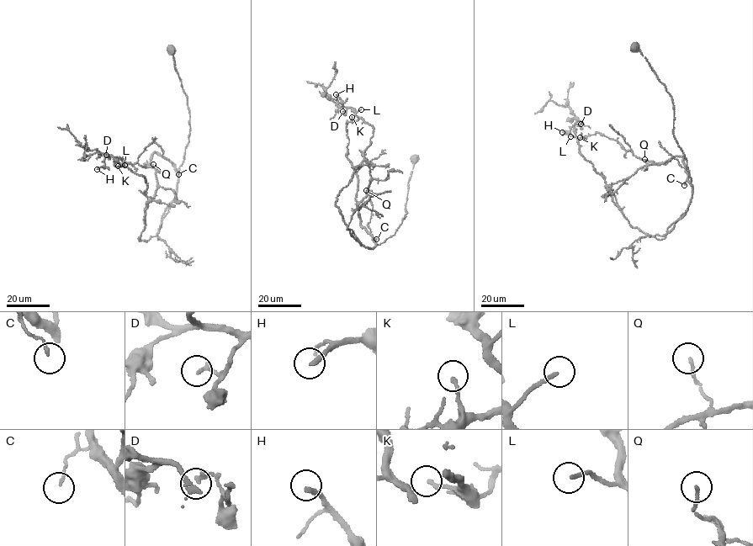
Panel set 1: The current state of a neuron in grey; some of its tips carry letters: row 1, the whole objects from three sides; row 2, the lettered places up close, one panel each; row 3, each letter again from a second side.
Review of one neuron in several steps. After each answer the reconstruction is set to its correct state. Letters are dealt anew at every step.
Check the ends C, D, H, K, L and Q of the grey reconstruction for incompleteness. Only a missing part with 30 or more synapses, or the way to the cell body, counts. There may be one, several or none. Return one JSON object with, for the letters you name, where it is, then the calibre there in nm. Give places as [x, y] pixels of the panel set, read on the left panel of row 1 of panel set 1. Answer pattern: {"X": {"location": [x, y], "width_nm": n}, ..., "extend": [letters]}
{"H": {"location": [97, 169], "width_nm": 240}, "L": {"location": [124, 165], "width_nm": 170}, "extend": ["H", "L"]}

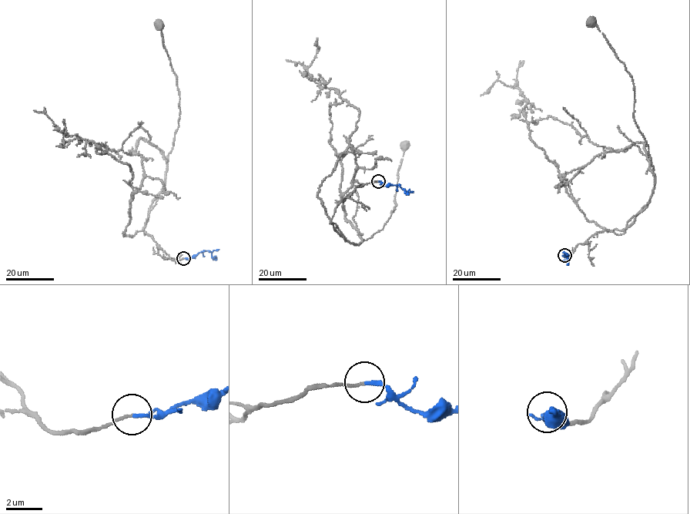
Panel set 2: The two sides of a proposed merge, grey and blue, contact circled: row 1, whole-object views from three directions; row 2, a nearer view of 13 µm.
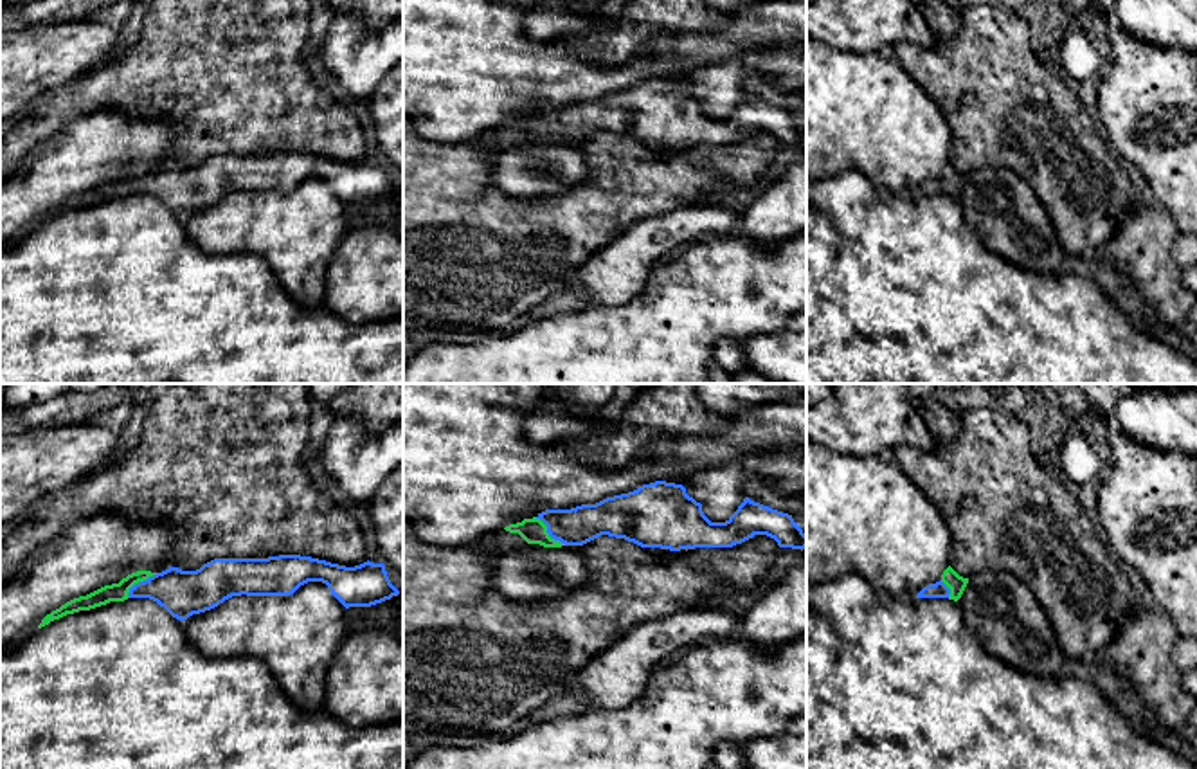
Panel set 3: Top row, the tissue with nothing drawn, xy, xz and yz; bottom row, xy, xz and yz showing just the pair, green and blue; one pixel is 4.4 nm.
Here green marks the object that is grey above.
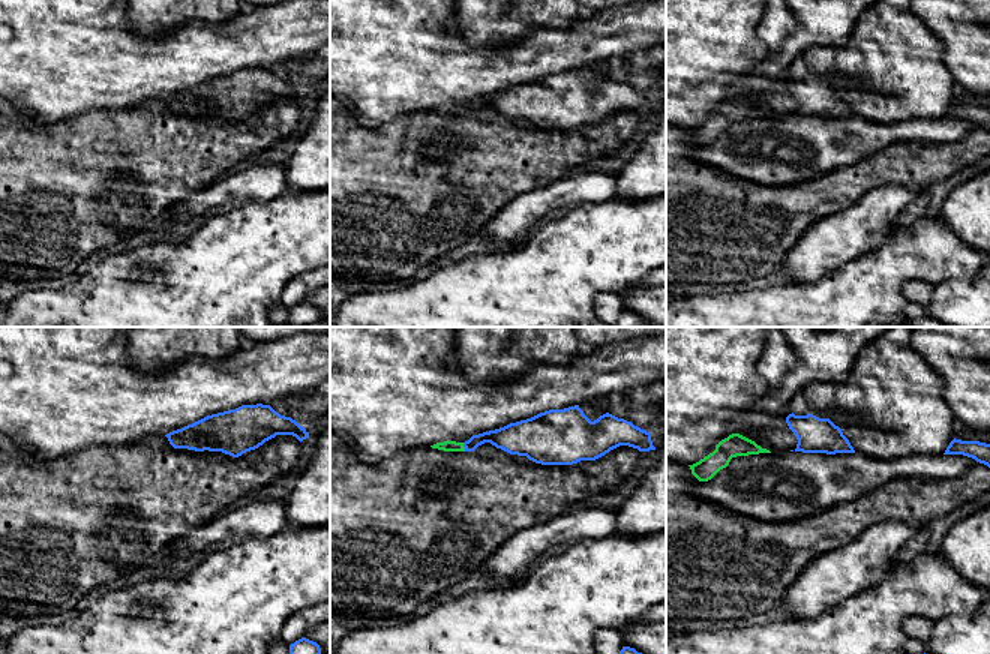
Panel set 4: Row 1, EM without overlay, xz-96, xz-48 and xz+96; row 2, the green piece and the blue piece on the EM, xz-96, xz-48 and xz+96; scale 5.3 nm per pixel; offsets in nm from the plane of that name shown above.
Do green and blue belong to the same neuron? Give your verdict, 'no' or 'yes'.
yes

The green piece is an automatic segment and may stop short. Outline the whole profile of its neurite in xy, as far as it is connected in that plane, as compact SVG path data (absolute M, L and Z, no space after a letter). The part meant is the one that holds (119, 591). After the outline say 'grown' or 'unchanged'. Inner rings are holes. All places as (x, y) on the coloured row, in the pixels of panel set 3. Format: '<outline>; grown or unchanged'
M279 555L268 558L214 558L196 571L169 567L162 573L137 571L119 584L74 598L47 614L38 629L67 614L90 611L110 602L149 598L184 621L211 611L232 596L290 596L308 582L322 582L346 607L371 607L398 596L385 565L364 562L355 567L326 560Z; grown

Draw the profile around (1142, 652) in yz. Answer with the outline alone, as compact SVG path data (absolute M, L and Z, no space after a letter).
M1138 603L1103 654L1129 684L1130 706L1148 710L1159 726L1181 731L1197 701L1183 686L1183 672L1172 659L1179 639L1165 611L1152 612Z

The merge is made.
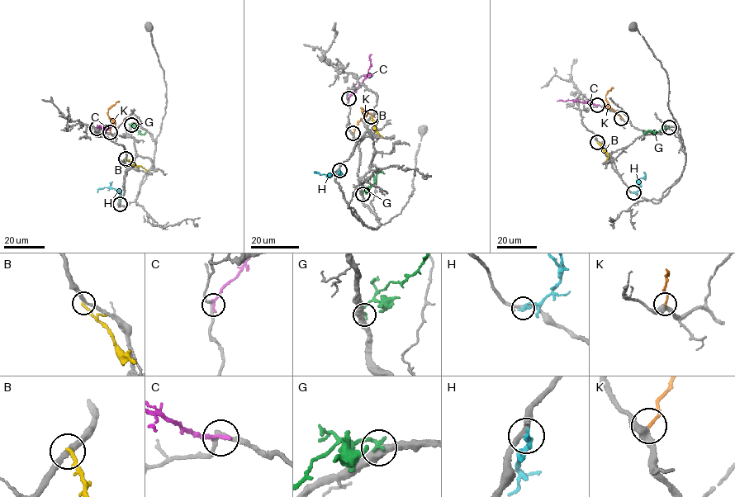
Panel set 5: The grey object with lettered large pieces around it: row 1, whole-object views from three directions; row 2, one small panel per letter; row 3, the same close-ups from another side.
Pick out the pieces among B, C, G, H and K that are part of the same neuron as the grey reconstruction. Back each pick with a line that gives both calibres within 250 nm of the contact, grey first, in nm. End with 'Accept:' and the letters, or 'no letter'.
K: 400/160 nm
Accept: K

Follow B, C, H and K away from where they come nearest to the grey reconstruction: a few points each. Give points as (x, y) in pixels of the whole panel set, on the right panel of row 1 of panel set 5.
B: (597, 142), (608, 154), (605, 161)
C: (597, 105), (578, 101), (557, 101)
H: (633, 192), (640, 187), (638, 179), (645, 176), (644, 179)
K: (622, 118), (614, 110), (608, 108), (605, 97), (613, 87)

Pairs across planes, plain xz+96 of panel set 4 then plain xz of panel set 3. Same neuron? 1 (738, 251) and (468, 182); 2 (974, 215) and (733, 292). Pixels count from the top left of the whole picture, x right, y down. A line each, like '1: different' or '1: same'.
1: same
2: different

